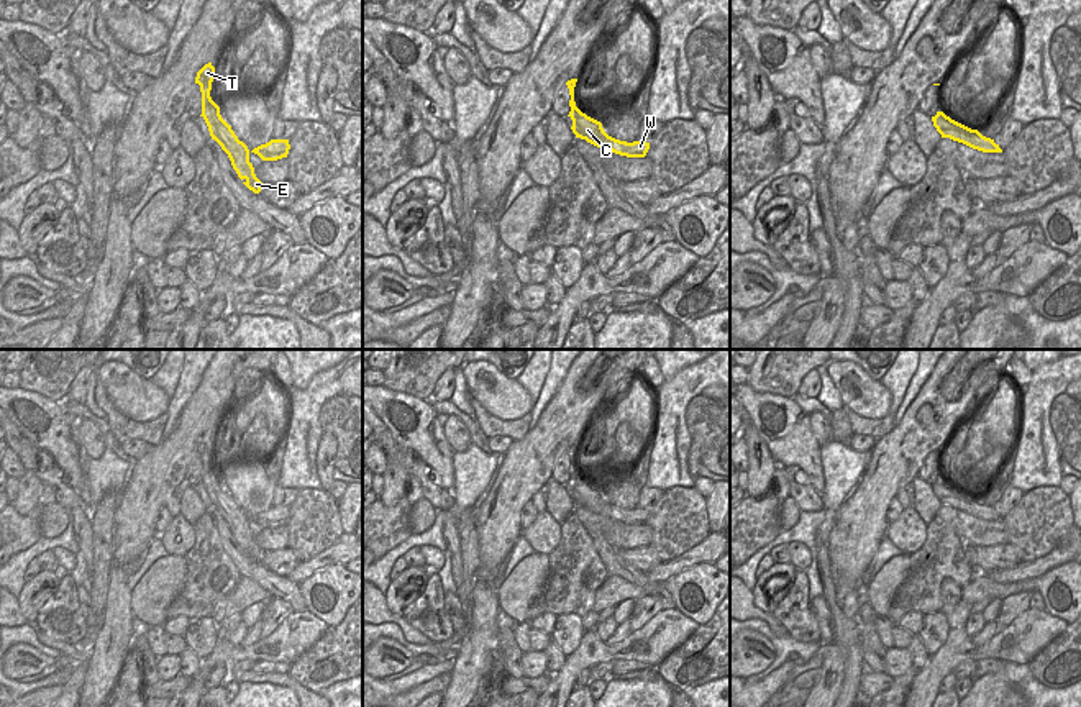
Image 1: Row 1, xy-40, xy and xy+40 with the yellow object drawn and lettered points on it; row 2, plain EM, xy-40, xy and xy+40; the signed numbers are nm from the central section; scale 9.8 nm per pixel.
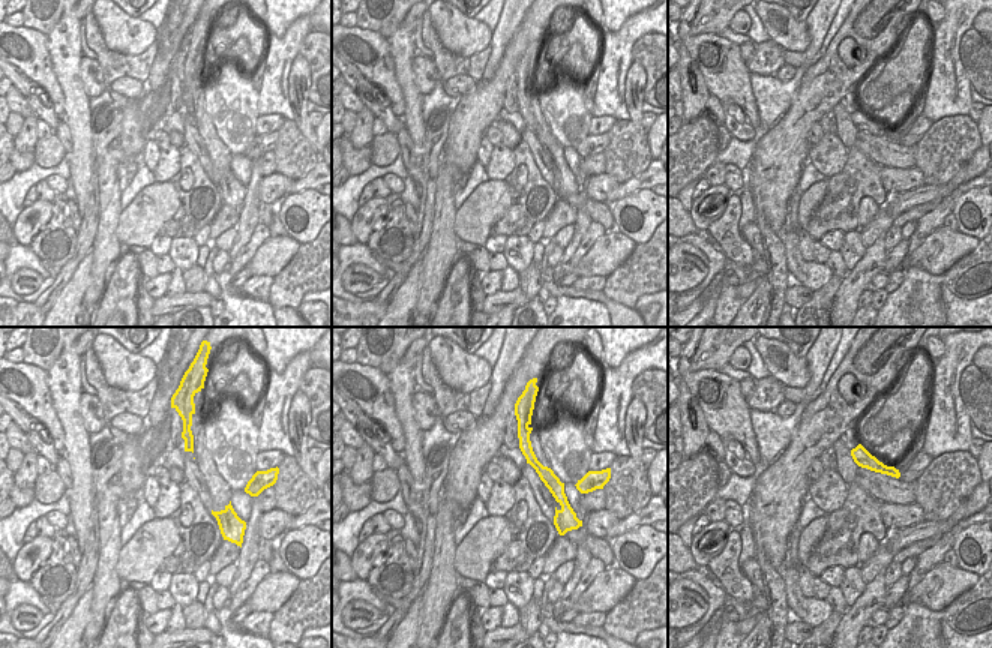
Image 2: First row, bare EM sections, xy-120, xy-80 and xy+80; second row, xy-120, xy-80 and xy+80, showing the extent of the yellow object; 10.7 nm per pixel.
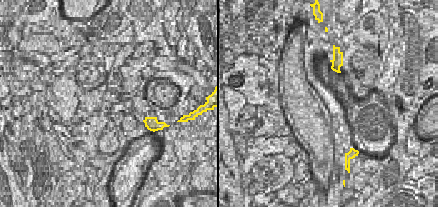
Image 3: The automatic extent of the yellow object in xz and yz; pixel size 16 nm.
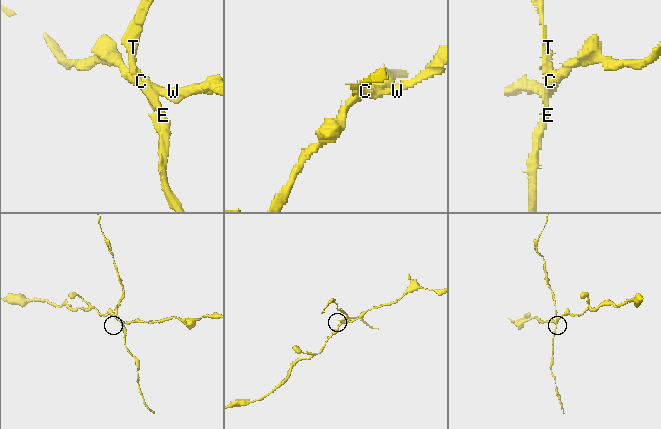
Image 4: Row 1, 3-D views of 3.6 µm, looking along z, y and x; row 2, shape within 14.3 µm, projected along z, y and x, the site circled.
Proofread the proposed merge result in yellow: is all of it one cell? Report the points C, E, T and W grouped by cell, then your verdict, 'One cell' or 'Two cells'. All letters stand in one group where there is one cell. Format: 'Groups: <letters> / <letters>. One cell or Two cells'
Groups: C E T / W. Two cells

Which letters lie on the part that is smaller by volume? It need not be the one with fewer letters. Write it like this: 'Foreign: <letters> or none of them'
Foreign: C, E, T

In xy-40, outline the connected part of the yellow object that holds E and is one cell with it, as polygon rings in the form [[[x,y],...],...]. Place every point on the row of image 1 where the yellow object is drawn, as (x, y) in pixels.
[[[212,62],[205,64],[195,77],[195,84],[200,85],[202,92],[202,118],[205,120],[212,139],[215,139],[221,149],[228,154],[233,169],[243,184],[259,194],[262,182],[256,177],[254,167],[249,162],[248,146],[238,139],[231,126],[221,118],[220,107],[212,100],[210,90],[215,75],[215,67]]]

